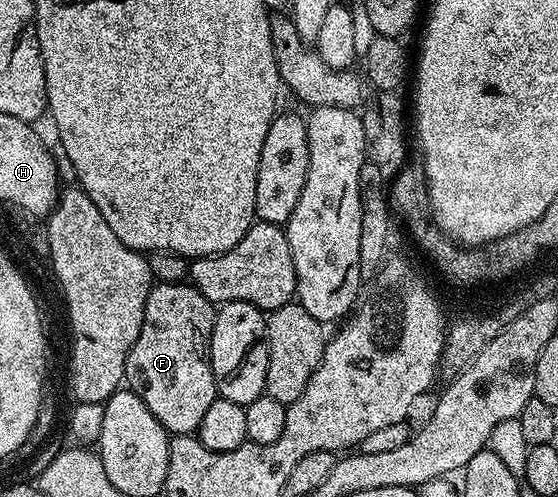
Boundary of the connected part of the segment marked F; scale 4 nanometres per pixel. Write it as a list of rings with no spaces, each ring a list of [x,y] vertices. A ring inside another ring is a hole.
[[[161,282],[152,285],[147,297],[143,327],[133,348],[127,353],[125,382],[131,391],[141,396],[141,400],[145,400],[145,408],[149,408],[153,416],[157,416],[159,423],[167,429],[168,435],[194,435],[205,416],[205,411],[209,409],[209,404],[216,400],[209,349],[215,311],[216,307],[208,298],[201,296],[199,290],[181,282]]]

